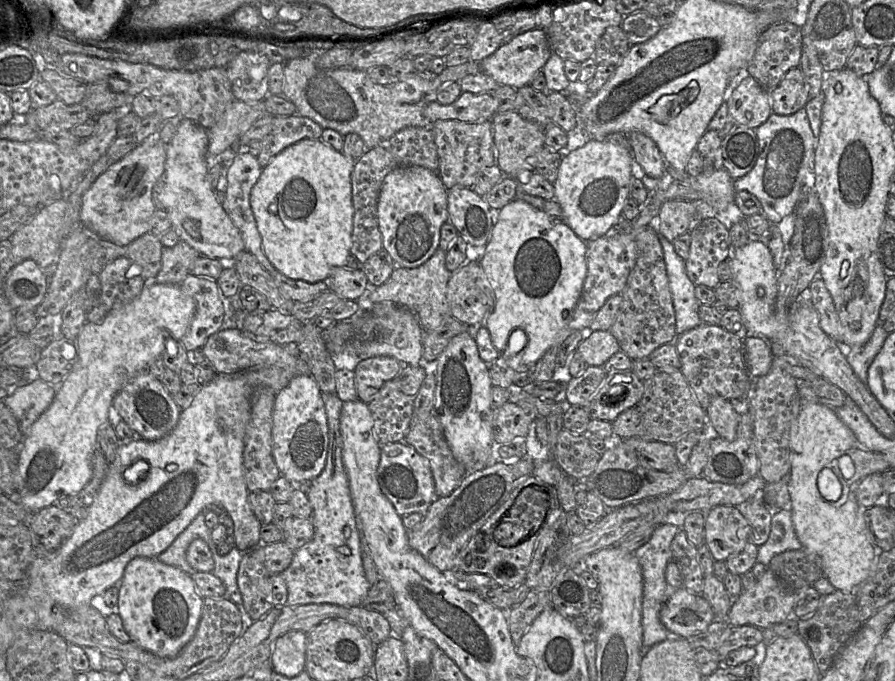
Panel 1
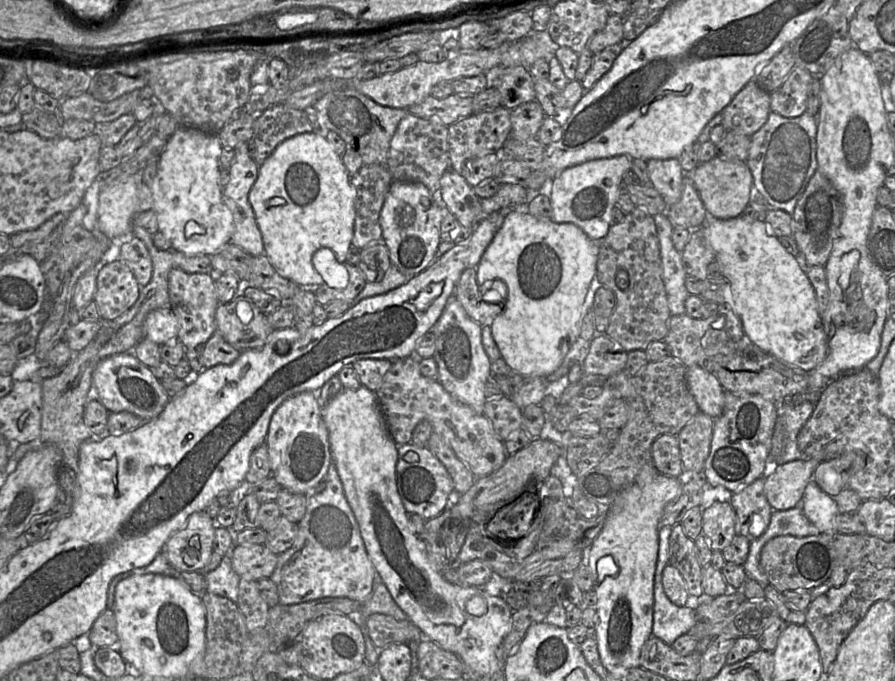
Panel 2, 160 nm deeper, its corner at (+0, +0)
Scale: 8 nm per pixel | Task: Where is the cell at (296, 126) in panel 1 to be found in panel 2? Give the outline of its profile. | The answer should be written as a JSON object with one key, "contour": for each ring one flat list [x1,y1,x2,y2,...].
{"contour":[[276,104,255,116,249,149,260,166,284,140,314,128,302,110]]}

